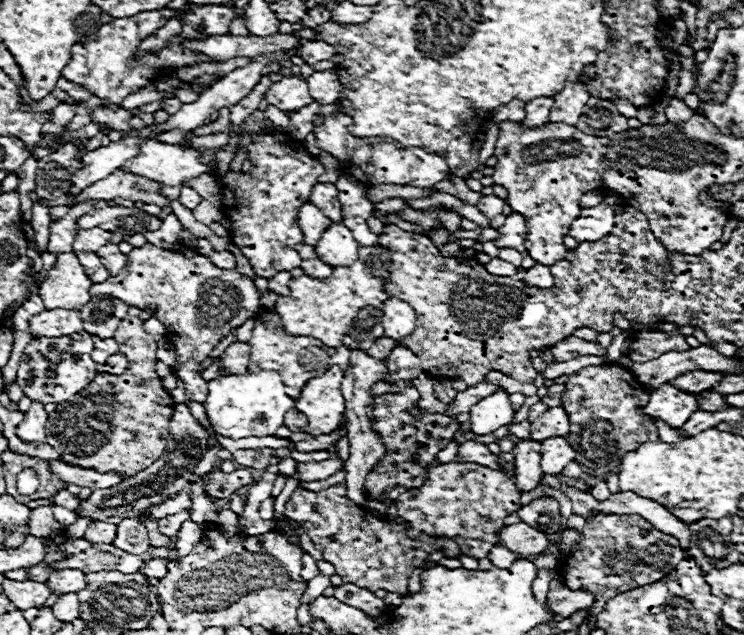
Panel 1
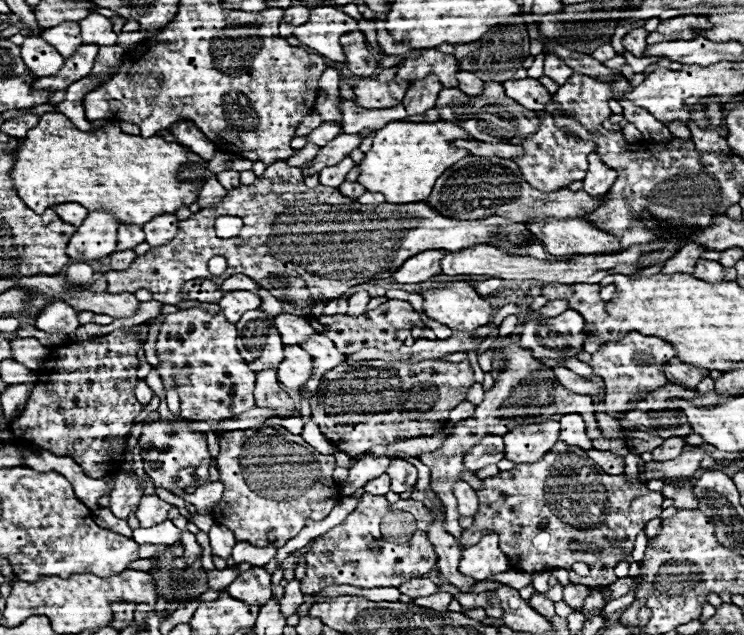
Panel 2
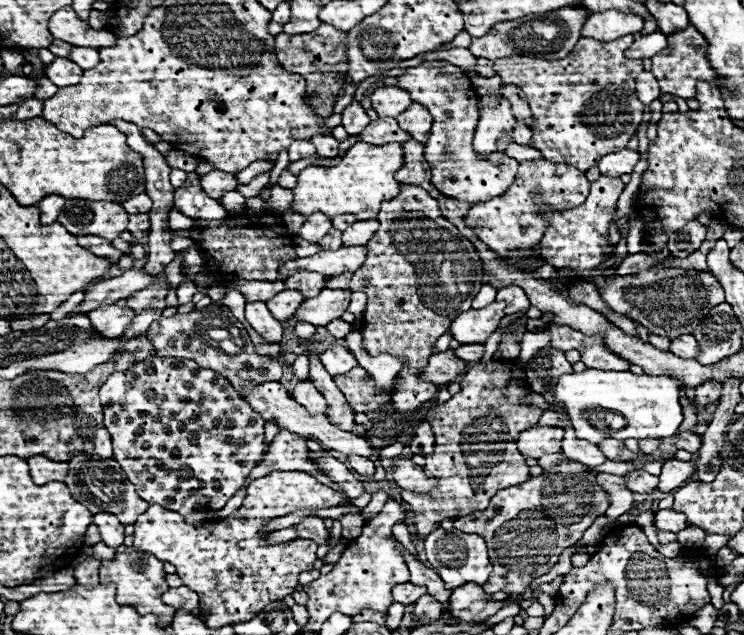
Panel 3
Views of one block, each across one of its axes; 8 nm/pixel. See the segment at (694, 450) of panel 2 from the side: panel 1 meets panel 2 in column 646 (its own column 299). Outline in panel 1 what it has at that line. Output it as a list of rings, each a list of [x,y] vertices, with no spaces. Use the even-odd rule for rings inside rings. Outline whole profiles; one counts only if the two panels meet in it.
[[[330,458],[330,460],[322,460],[322,462],[308,462],[308,464],[298,464],[298,478],[302,482],[310,482],[310,480],[324,480],[328,476],[332,476],[334,472],[338,472],[340,460]]]

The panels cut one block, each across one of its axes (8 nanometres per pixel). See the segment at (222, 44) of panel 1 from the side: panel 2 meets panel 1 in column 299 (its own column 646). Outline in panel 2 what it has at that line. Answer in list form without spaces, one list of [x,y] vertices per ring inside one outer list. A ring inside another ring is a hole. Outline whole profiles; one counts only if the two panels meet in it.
[[[678,16],[660,22],[660,26],[648,34],[646,42],[648,44],[658,44],[658,42],[668,42],[668,40],[690,40],[698,36],[694,30],[696,28],[708,28],[710,24],[702,16]]]

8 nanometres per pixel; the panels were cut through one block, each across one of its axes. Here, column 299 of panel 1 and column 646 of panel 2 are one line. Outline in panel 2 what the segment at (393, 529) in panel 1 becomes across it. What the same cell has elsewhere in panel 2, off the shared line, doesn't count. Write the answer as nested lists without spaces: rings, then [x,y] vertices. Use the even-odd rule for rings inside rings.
[[[556,442],[556,448],[544,454],[540,462],[518,464],[510,472],[500,472],[486,478],[484,488],[476,490],[480,508],[472,526],[468,526],[460,536],[462,546],[472,546],[480,542],[484,534],[494,532],[500,536],[500,550],[508,556],[512,570],[536,574],[563,568],[569,573],[572,583],[578,584],[581,577],[571,567],[576,562],[582,562],[592,568],[610,568],[608,572],[602,572],[602,580],[612,584],[616,580],[612,568],[622,560],[624,554],[632,552],[634,538],[646,526],[646,522],[660,516],[664,496],[648,490],[640,480],[628,480],[624,476],[612,478],[610,474],[604,474],[600,466],[596,466],[590,458],[584,458],[580,452],[580,448],[570,448],[564,442]],[[572,540],[592,544],[602,550],[614,548],[612,558],[570,552],[568,542]]]

